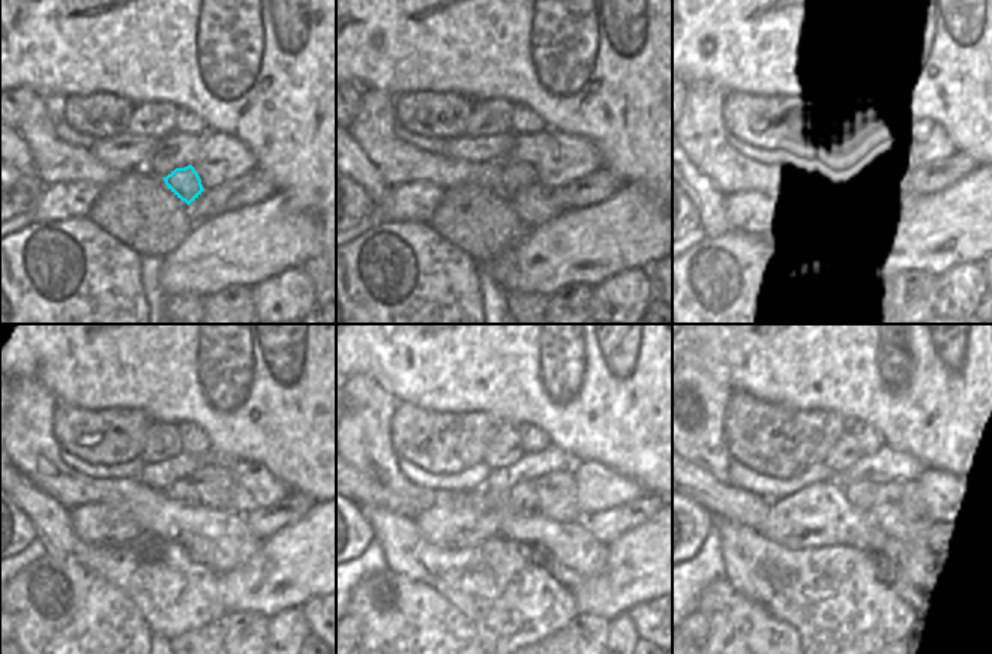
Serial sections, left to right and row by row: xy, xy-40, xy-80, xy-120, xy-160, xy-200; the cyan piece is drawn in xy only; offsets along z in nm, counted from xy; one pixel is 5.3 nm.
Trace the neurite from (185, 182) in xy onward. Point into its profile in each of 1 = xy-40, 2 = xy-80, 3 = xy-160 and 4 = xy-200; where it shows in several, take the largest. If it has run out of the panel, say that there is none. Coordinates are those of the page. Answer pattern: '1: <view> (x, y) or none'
1: xy-40 (518, 176)
2: xy-80 (854, 165)
3: xy-160 (521, 495)
4: xy-200 (860, 494)

